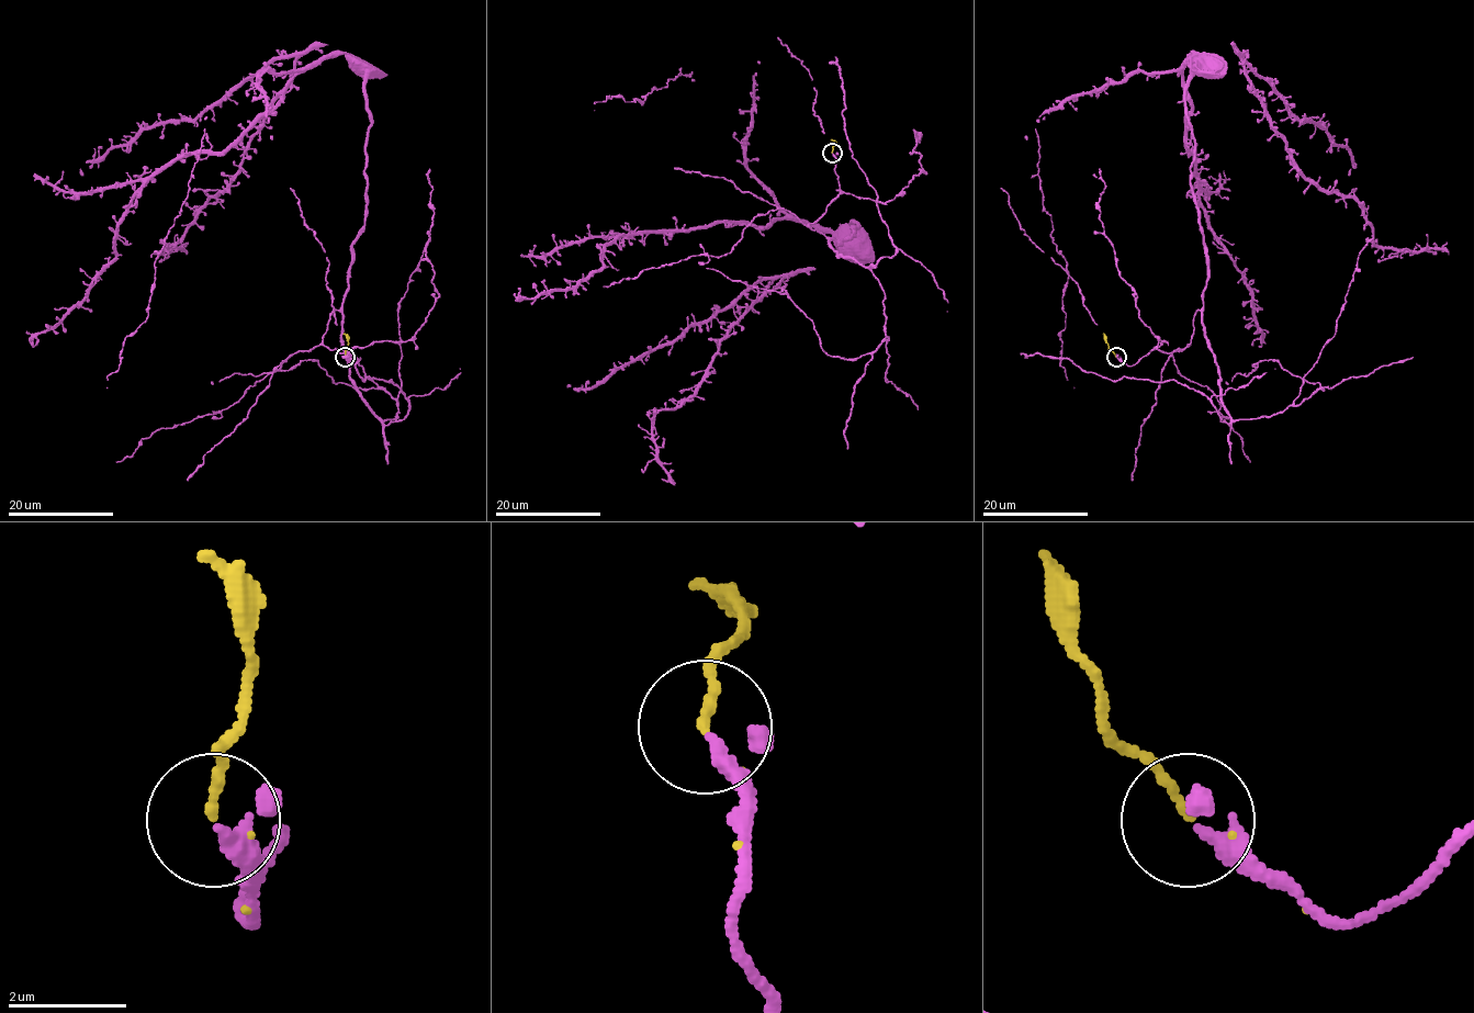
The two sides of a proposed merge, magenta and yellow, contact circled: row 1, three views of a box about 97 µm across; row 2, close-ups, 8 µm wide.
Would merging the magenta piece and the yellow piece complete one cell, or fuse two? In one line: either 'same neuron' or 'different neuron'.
same neuron

